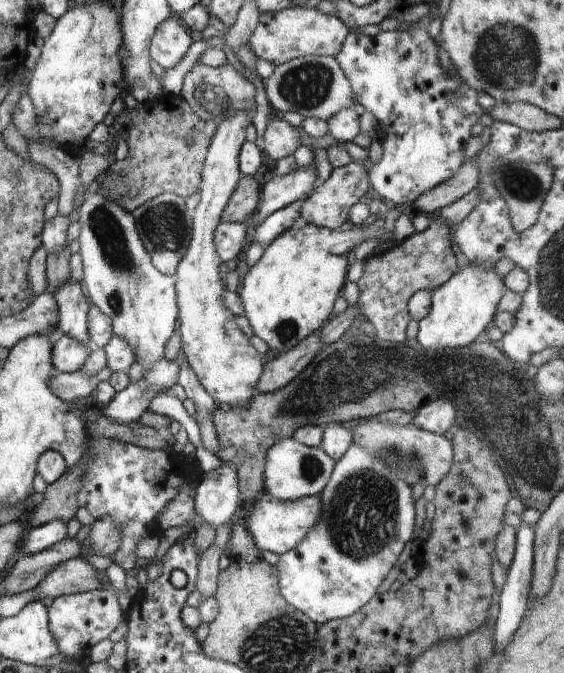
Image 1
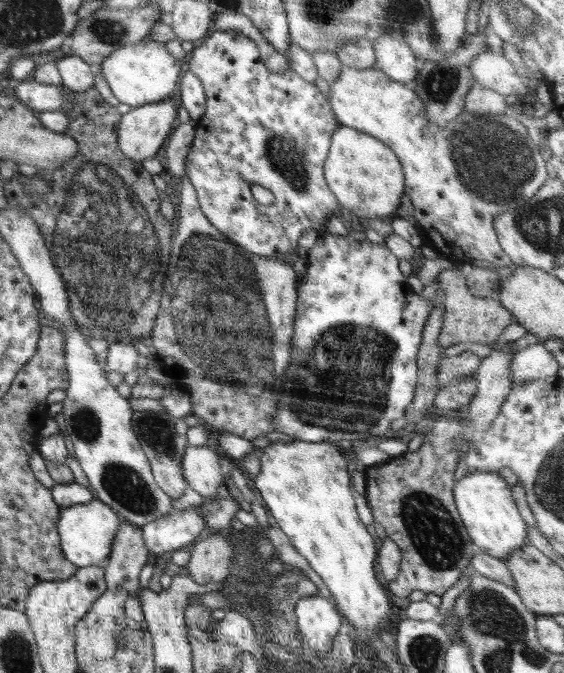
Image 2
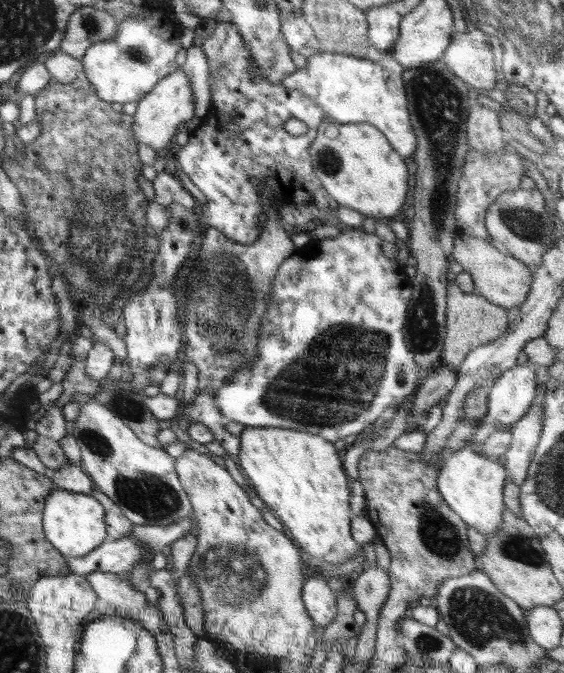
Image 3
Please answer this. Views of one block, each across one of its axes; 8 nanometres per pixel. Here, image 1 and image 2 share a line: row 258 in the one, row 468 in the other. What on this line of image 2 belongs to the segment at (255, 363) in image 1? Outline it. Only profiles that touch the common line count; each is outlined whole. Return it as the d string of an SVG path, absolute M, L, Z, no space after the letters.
M187 445L182 457L182 472L187 486L200 496L212 498L223 484L218 452L211 446Z

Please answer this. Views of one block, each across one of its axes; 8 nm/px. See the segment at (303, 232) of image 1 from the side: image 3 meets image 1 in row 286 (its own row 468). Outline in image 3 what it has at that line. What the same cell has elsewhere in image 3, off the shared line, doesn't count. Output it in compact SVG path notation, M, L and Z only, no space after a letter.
M245 425L240 436L240 450L237 452L242 474L248 476L257 496L278 516L284 531L300 548L308 553L315 562L342 564L354 560L362 546L358 545L351 534L351 520L354 515L350 508L351 487L343 463L336 453L334 442L321 436L308 434L290 428L251 427Z

